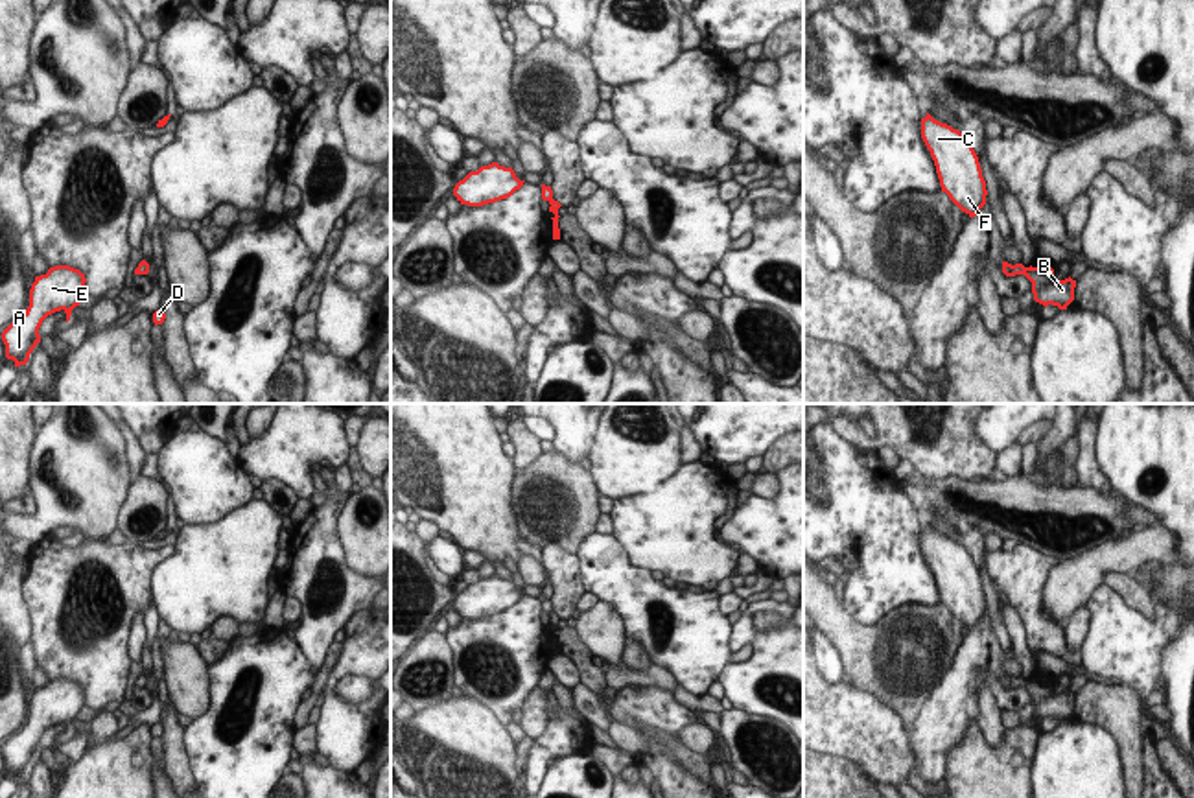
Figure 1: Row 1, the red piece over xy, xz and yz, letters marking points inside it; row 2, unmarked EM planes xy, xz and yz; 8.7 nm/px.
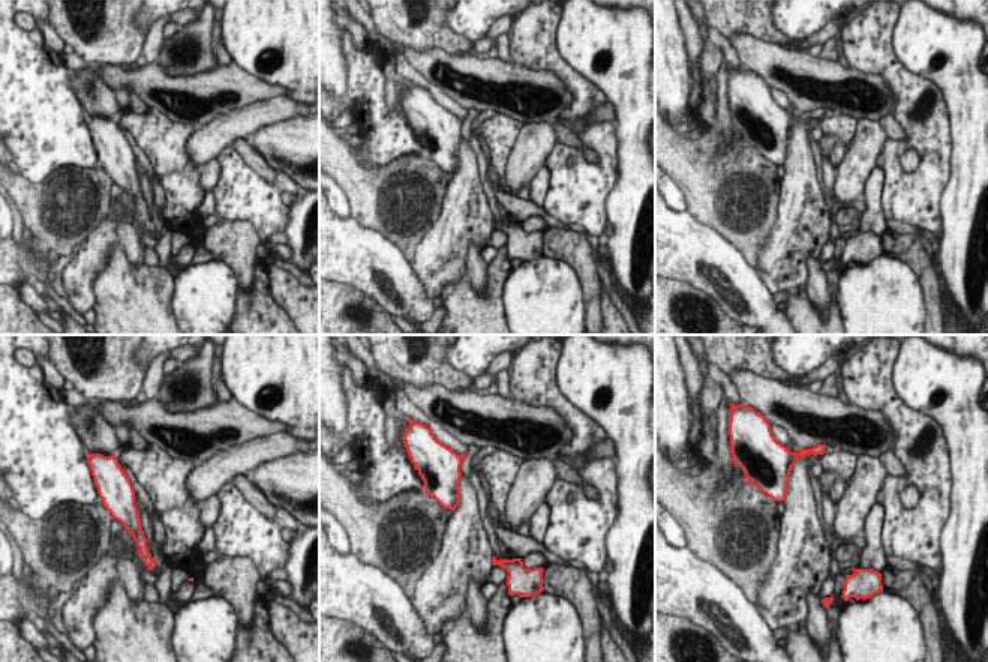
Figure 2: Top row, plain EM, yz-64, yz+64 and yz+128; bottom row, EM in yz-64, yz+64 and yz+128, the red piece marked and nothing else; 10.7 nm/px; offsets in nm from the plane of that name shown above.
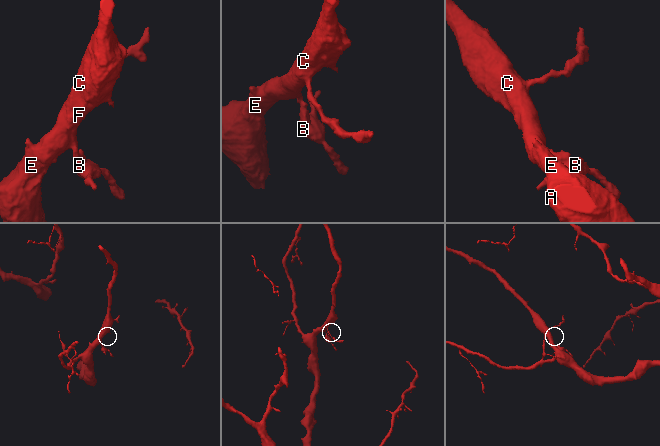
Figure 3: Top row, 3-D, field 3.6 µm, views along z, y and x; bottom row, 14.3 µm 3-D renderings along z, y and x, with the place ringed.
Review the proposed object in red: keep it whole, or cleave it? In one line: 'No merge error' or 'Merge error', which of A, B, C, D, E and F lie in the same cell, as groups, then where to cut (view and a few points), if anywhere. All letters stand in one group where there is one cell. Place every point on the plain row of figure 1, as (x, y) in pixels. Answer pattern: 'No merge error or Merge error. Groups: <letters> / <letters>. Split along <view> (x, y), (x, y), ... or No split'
No merge error. Groups: A B C D E F. No split.

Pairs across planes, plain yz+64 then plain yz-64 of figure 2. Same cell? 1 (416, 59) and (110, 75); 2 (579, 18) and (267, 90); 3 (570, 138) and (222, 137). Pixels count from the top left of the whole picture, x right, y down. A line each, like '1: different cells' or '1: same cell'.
1: same cell
2: different cells
3: different cells

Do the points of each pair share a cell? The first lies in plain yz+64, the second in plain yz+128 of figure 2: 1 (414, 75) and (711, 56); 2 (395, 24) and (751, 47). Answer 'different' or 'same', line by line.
1: different
2: different

